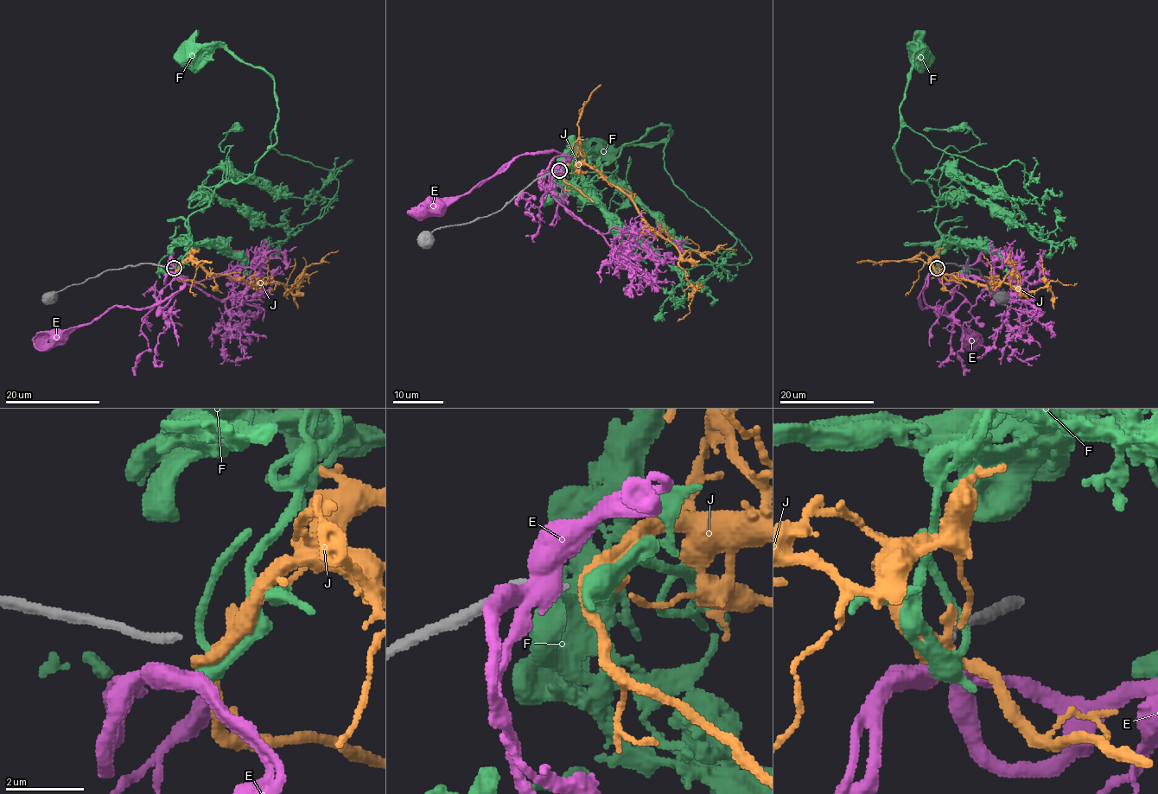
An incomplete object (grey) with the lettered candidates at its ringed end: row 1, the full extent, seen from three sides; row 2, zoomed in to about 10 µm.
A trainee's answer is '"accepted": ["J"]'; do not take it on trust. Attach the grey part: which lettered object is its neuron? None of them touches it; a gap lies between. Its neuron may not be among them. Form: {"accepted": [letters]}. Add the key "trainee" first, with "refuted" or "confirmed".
{"trainee": "confirmed", "accepted": ["J"]}

